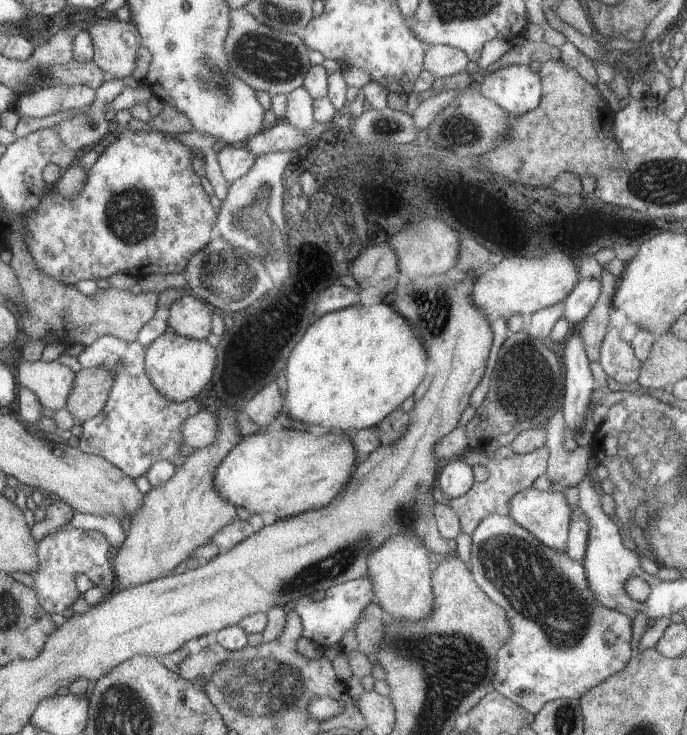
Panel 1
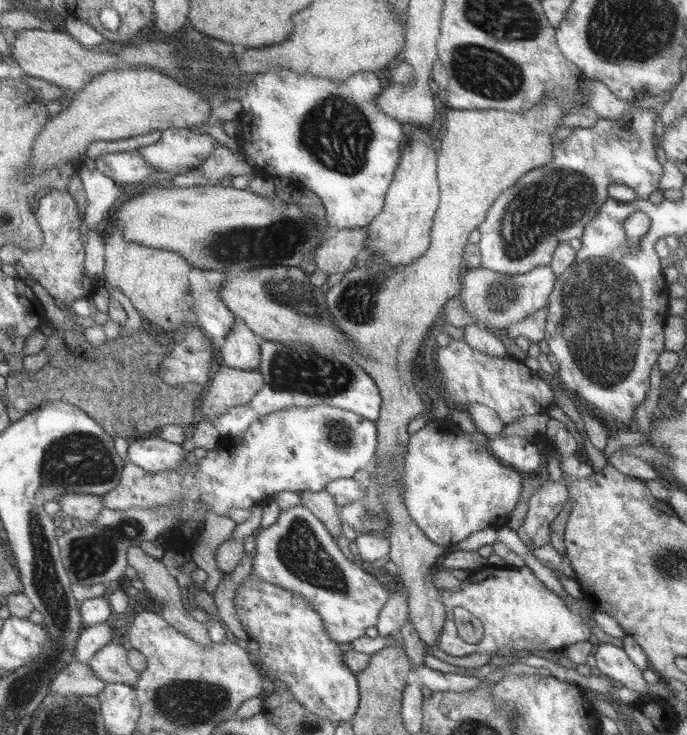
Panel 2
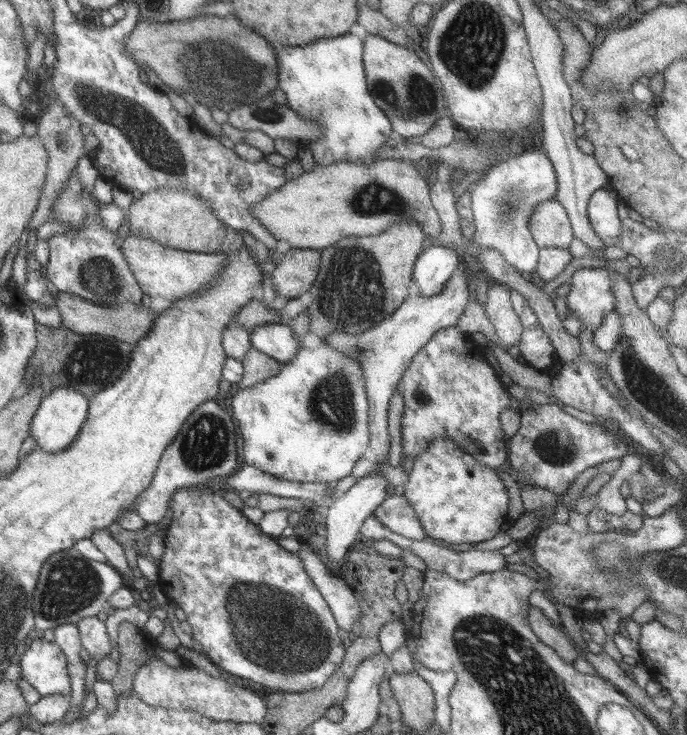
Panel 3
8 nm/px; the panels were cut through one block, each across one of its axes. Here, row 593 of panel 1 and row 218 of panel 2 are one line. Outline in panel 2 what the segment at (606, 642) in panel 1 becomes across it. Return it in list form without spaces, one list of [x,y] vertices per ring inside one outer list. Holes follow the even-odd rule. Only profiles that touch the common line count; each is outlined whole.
[[[634,108],[624,114],[619,120],[599,119],[598,123],[594,128],[572,128],[573,132],[571,136],[568,136],[562,144],[553,146],[553,161],[549,165],[541,166],[538,169],[530,170],[524,177],[518,182],[516,188],[510,188],[506,190],[506,194],[502,193],[498,200],[494,201],[493,206],[490,208],[490,218],[488,214],[486,220],[482,224],[478,225],[478,230],[481,234],[480,243],[477,245],[481,255],[481,266],[480,268],[488,268],[488,270],[498,271],[502,274],[526,274],[532,269],[536,269],[540,266],[551,265],[556,249],[561,242],[573,240],[573,238],[582,237],[585,226],[601,212],[602,204],[604,201],[609,200],[607,189],[610,184],[624,184],[629,188],[632,188],[638,195],[638,199],[646,200],[649,196],[659,188],[660,178],[665,170],[662,164],[658,161],[656,148],[658,147],[655,139],[655,126],[654,120],[659,109],[642,109]]]

